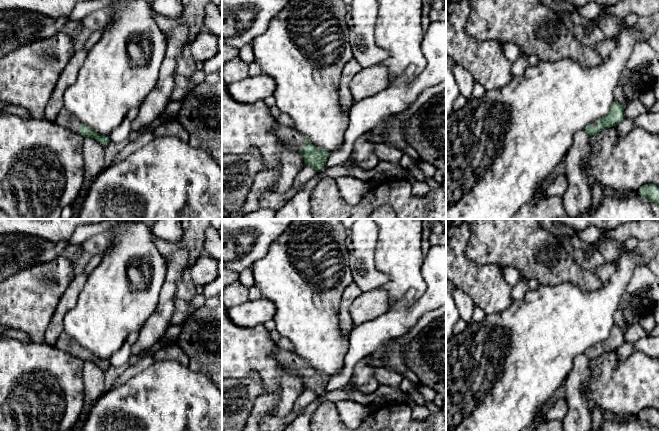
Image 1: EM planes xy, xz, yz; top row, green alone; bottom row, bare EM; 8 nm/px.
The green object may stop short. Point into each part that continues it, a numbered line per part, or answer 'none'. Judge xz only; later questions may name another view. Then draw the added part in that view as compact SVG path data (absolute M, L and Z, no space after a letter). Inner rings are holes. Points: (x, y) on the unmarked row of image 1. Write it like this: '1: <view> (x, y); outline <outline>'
1: xz (293, 363); outline M277 347L275 358L293 375L300 374L307 369L306 365L303 363L303 359L294 352Z

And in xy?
1: xy (64, 342); outline M63 331L59 335L54 346L59 350L67 352L75 357L79 357L79 354L82 350L82 347L76 341L74 341L65 331Z

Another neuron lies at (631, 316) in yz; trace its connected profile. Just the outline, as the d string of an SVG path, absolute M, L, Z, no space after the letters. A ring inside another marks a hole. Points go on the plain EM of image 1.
M625 307L624 309L622 309L622 312L624 314L625 322L627 325L639 322L640 314L639 312L635 311L633 308Z

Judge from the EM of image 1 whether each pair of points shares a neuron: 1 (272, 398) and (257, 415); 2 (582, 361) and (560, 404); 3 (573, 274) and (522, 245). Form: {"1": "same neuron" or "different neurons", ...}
{"1": "same neuron", "2": "different neurons", "3": "same neuron"}

